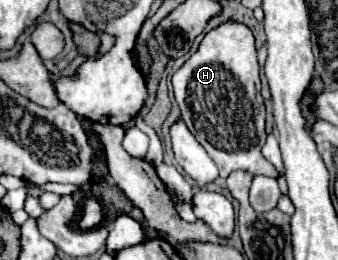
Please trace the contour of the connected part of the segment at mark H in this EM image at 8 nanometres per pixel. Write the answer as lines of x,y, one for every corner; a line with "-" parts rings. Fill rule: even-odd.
237,22
219,26
217,30
205,34
199,50
173,76
175,100
181,108
181,118
185,126
191,130
191,134
197,138
197,142
213,158
221,178
227,178
231,172
237,172
237,170
245,170
253,176
263,174
269,178
279,178
279,172
275,170
275,166
269,160
265,160
261,154
267,134
265,134
265,104
259,94
261,90
259,82
261,80
259,80
255,38
247,26

